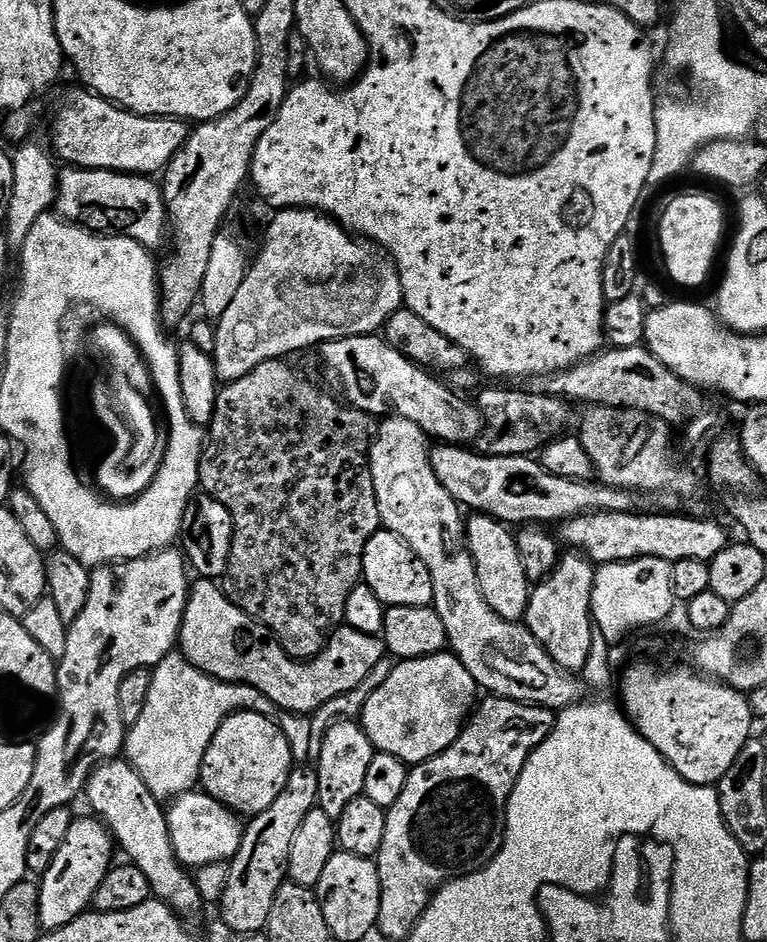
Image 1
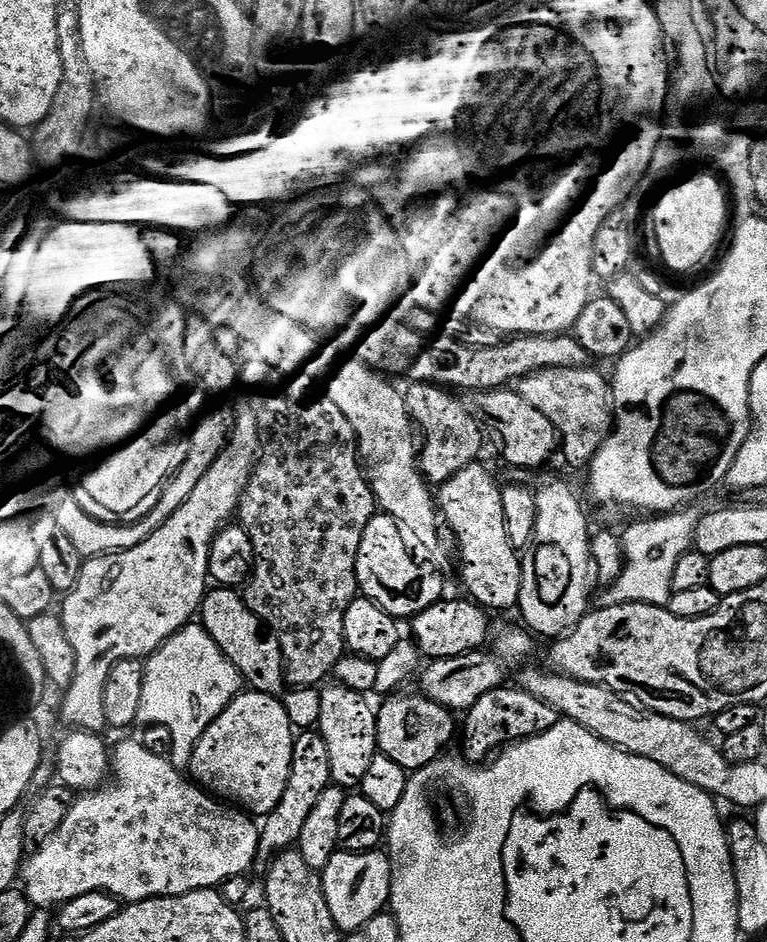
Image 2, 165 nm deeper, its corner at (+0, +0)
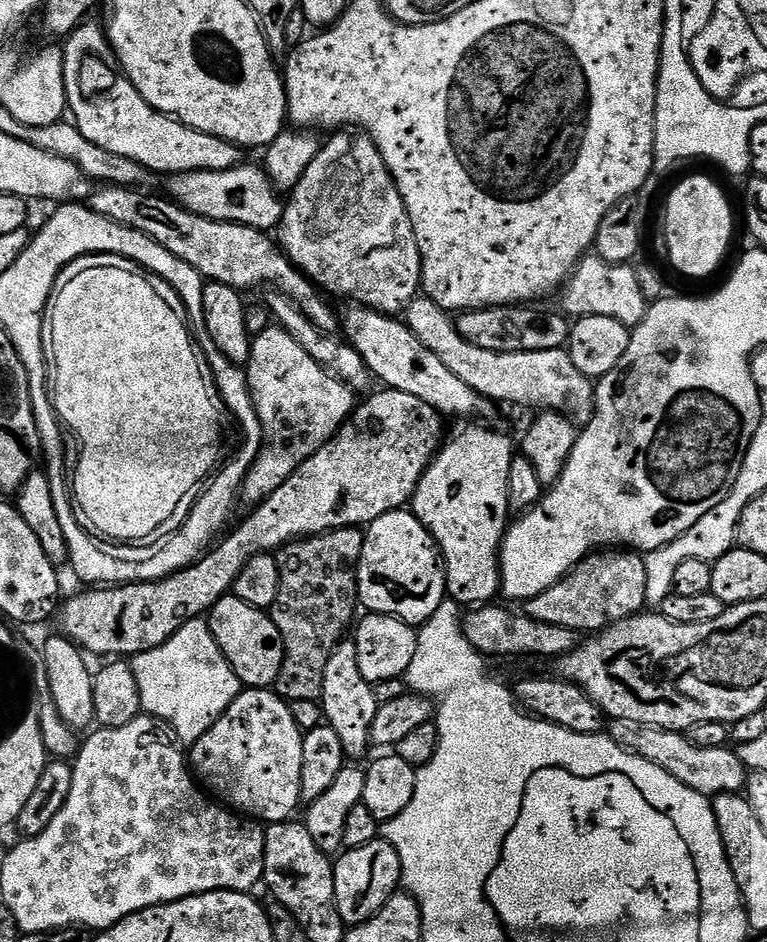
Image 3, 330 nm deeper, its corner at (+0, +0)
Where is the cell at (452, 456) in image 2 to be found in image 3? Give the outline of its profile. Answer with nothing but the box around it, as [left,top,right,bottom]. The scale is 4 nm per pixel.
[59,388,445,658]

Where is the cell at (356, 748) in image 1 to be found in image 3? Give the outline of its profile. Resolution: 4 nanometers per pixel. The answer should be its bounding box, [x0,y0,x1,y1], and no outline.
[319,638,378,757]

